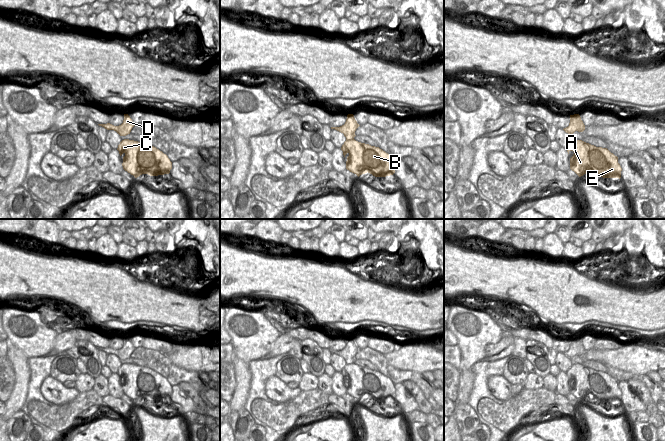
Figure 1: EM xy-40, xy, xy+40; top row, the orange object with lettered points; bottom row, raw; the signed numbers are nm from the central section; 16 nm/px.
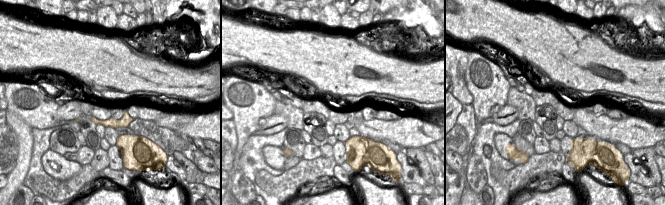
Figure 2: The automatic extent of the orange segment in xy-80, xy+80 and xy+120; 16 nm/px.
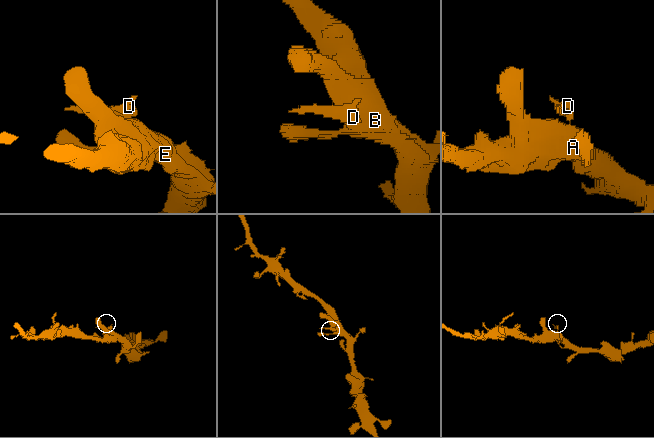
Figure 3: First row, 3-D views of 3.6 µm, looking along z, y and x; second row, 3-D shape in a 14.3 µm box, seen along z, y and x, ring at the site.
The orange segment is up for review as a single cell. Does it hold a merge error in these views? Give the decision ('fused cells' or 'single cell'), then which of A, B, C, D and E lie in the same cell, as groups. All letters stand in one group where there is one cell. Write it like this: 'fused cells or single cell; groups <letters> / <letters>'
single cell; groups A B C D E

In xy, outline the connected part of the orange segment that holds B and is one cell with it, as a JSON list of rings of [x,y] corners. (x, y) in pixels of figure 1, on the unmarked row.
[[[348,338],[344,349],[331,351],[344,358],[346,365],[341,371],[343,379],[348,377],[346,393],[358,401],[370,397],[375,401],[386,401],[395,397],[395,384],[379,371],[358,366],[354,363],[355,355],[360,349],[353,338]]]

